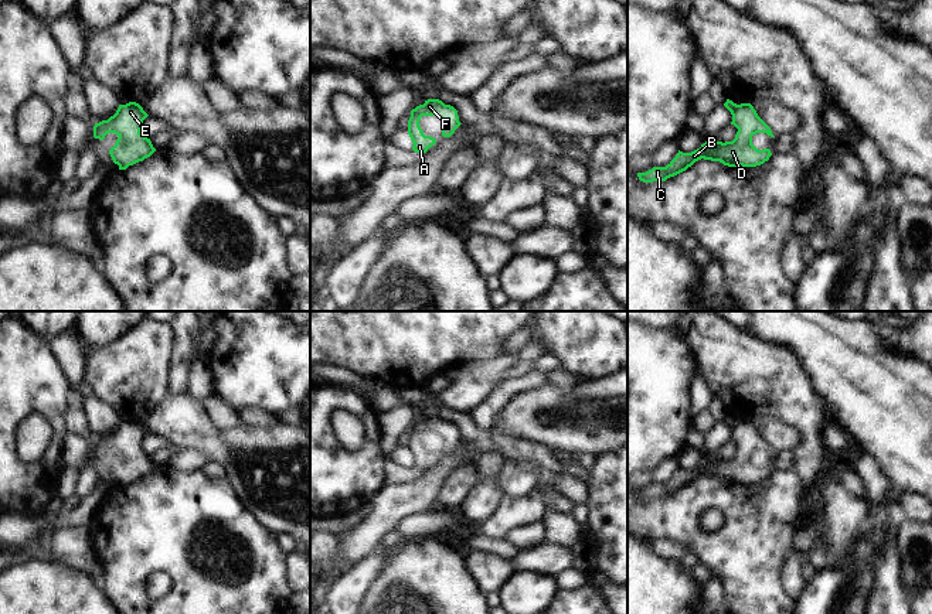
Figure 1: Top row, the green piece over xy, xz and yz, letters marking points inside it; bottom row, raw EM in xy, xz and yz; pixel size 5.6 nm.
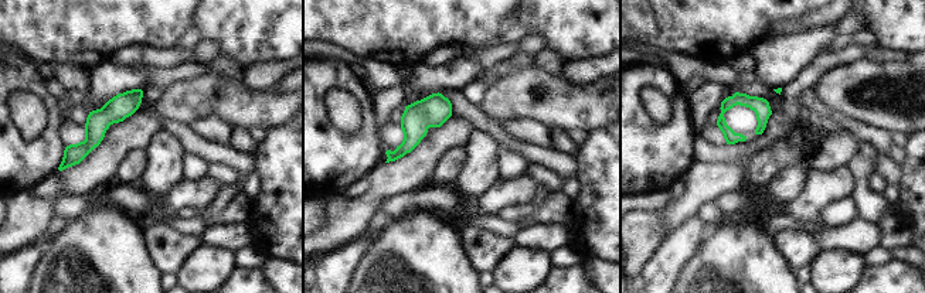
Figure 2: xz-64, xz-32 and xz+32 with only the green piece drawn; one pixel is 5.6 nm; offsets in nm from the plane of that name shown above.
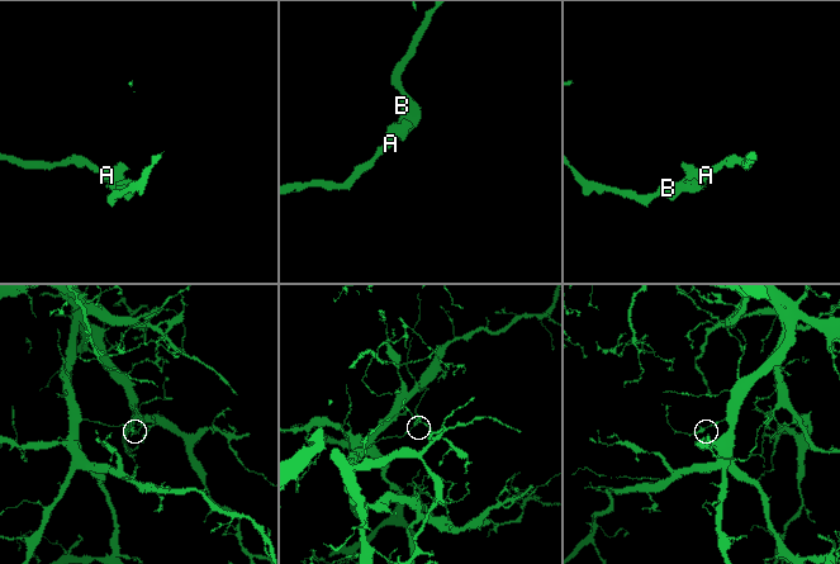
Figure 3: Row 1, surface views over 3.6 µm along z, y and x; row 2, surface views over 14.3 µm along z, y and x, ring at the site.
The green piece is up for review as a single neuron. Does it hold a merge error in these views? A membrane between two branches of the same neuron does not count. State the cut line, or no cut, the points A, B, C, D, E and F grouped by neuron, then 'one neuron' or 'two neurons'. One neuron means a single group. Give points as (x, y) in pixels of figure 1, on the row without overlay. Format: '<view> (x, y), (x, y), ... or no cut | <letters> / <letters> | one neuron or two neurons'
no cut | A B C D E F | one neuron

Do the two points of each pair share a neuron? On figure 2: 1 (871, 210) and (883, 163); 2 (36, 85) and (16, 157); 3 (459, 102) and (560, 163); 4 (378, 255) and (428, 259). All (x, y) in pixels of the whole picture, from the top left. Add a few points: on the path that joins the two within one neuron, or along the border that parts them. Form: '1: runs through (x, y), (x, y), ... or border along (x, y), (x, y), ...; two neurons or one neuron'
1: border along (877, 154), (873, 171); two neurons
2: runs through (51, 105), (51, 132), (36, 147); one neuron
3: runs through (485, 123), (492, 126), (507, 142), (534, 154); one neuron
4: runs through (391, 259), (415, 259); one neuron

